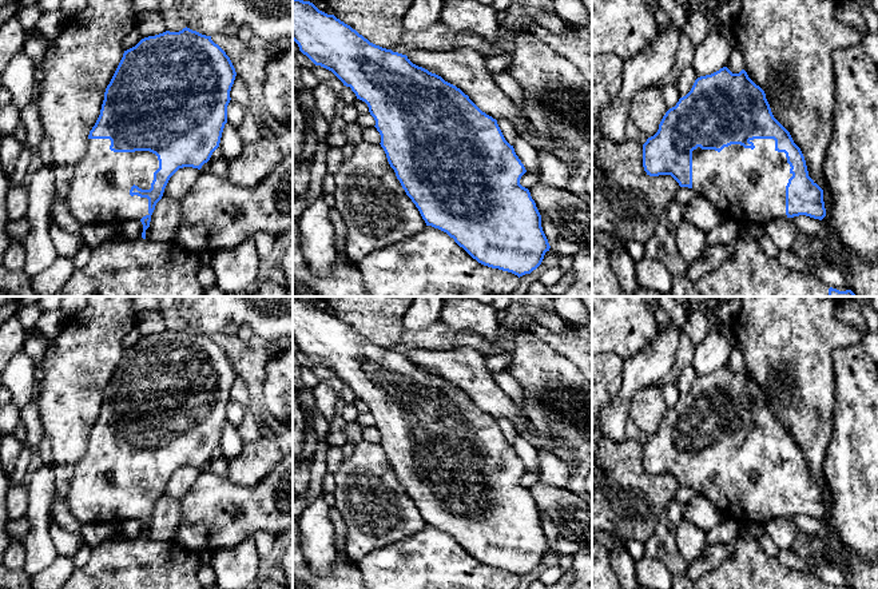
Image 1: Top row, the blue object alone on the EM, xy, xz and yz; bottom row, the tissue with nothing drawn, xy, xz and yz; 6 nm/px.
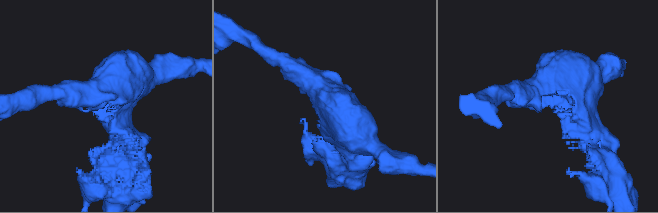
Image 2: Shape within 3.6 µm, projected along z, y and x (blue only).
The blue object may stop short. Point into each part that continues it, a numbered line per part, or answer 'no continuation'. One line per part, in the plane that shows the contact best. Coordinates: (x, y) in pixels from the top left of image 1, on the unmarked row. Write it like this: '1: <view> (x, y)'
1: yz (745, 484)

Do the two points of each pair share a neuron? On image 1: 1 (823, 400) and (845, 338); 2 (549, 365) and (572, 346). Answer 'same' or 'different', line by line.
1: same
2: different

